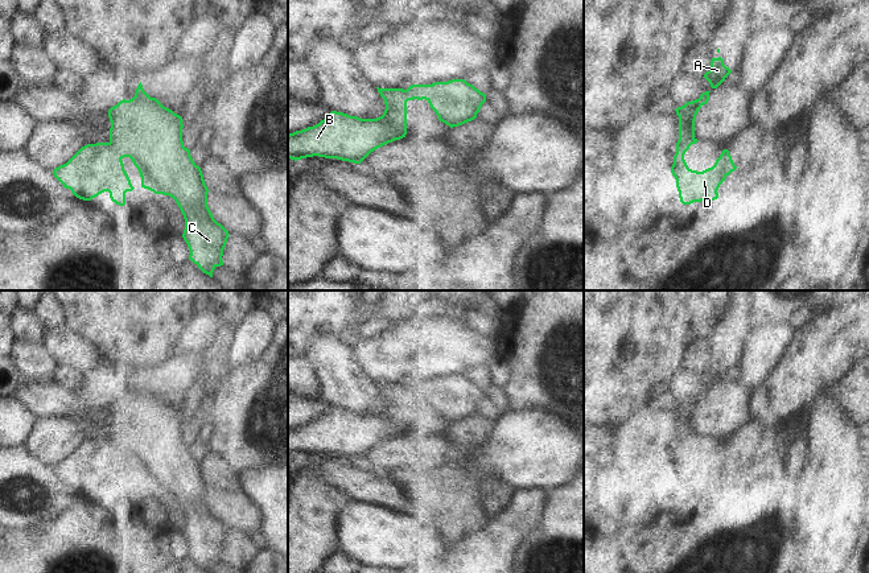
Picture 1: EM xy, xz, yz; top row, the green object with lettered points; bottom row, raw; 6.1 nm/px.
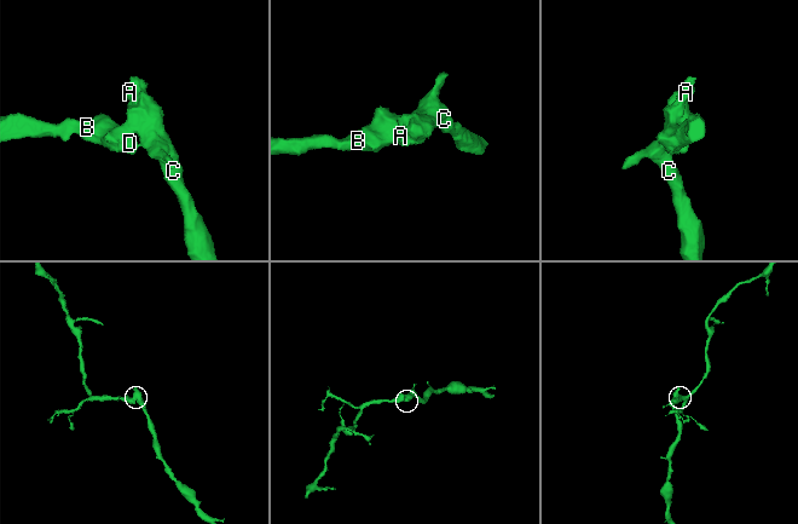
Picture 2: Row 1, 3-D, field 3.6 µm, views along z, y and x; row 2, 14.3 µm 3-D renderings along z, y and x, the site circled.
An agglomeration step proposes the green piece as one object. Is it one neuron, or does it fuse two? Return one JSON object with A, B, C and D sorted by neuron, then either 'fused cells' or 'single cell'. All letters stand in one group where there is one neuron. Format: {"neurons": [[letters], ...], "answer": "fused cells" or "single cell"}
{"neurons": [["A", "C"], ["B", "D"]], "answer": "fused cells"}

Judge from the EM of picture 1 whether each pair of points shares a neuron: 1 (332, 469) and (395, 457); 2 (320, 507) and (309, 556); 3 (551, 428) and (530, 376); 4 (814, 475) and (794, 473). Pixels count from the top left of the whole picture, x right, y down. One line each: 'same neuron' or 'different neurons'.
1: different neurons
2: same neuron
3: different neurons
4: different neurons

